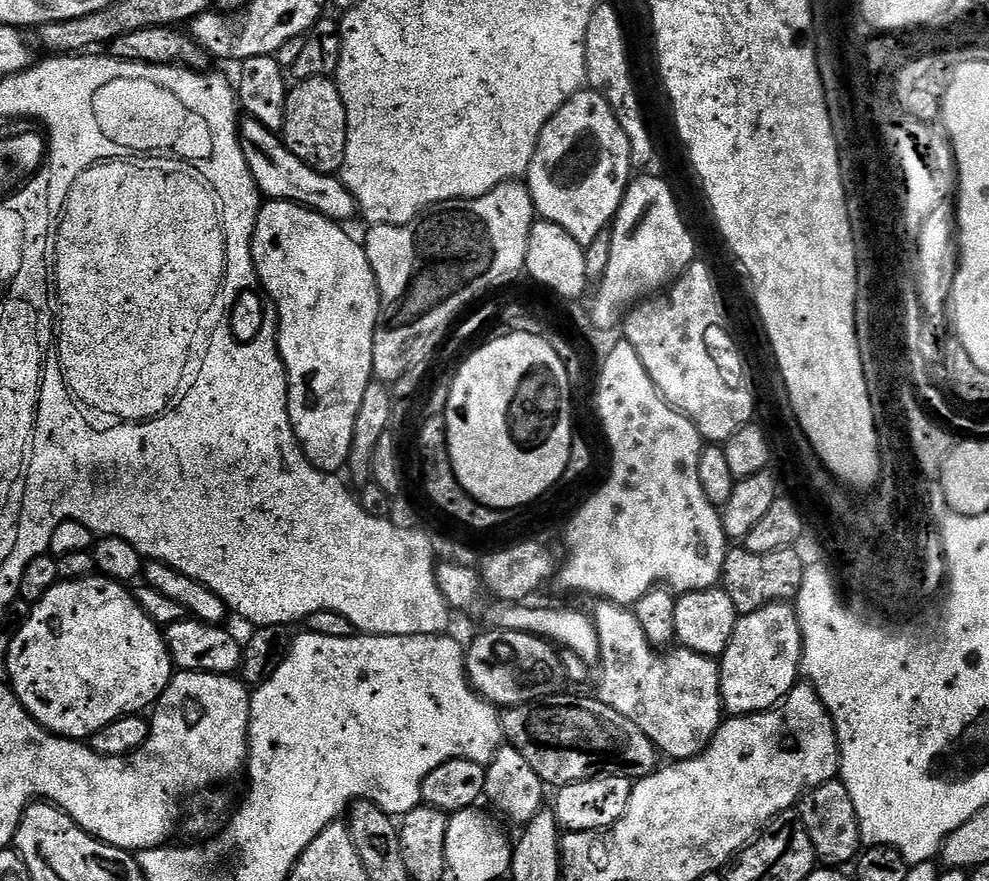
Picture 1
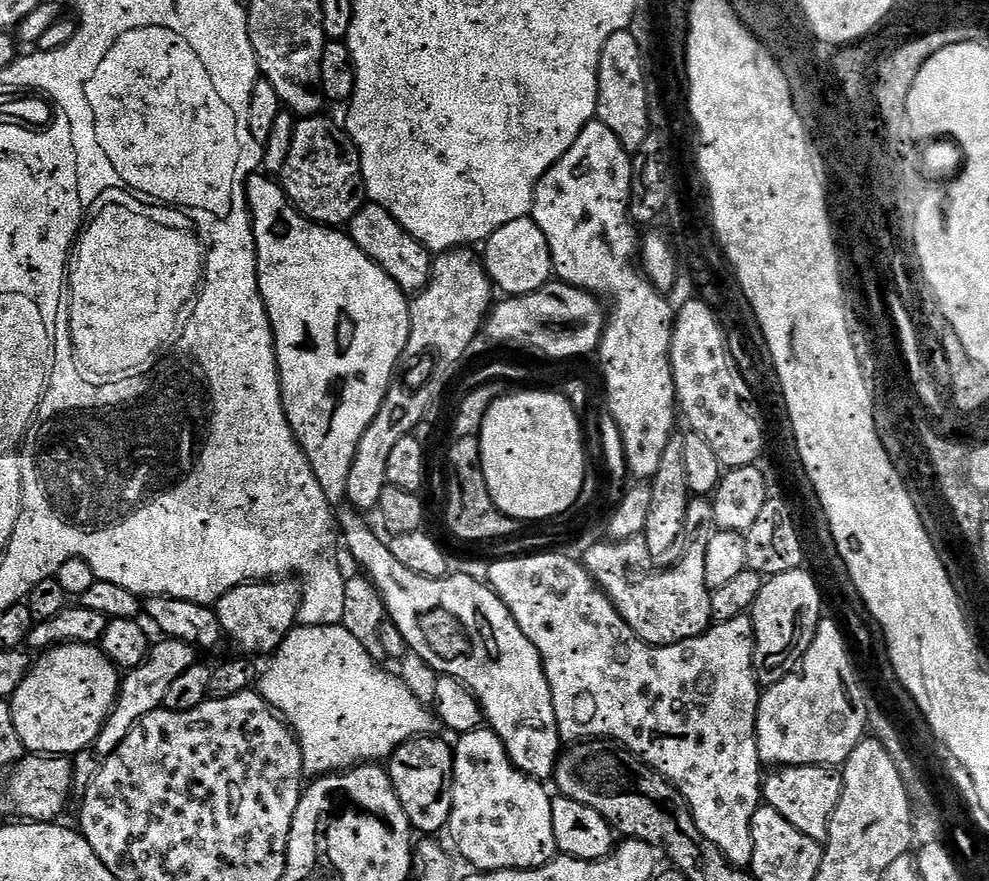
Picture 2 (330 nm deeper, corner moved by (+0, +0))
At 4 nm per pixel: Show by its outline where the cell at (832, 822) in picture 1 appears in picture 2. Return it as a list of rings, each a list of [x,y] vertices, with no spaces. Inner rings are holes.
[[[803,764],[789,768],[780,766],[769,772],[772,773],[769,776],[767,773],[762,780],[763,803],[778,810],[778,814],[782,814],[790,826],[802,830],[806,838],[827,841],[830,818],[834,818],[834,810],[838,810],[838,798],[842,798],[843,775],[835,767],[823,764]]]

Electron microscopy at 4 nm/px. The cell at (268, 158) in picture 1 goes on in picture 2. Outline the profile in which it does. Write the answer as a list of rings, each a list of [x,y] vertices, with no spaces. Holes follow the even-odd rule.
[[[365,203],[364,208],[358,210],[358,214],[354,214],[352,221],[347,224],[346,231],[375,264],[379,264],[382,270],[386,270],[386,274],[390,274],[390,278],[394,278],[396,285],[405,294],[423,292],[428,281],[432,279],[433,253],[422,246],[418,238],[406,234],[406,230],[402,230],[398,221],[389,212],[382,210],[382,206]]]

